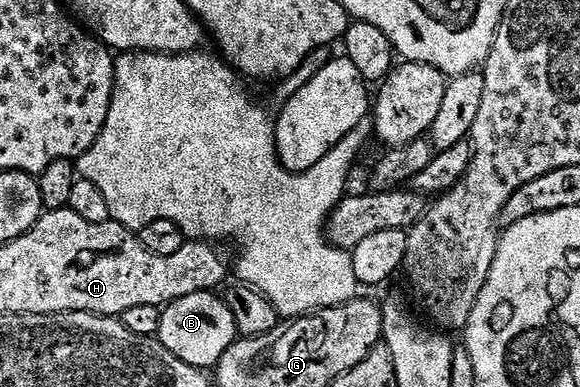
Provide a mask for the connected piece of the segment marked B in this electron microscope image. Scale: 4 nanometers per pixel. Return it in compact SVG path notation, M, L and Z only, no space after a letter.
M204 292L193 296L181 296L181 300L168 302L162 307L157 337L173 356L185 364L200 368L213 368L221 356L237 341L233 312L229 312L226 301L218 293Z

